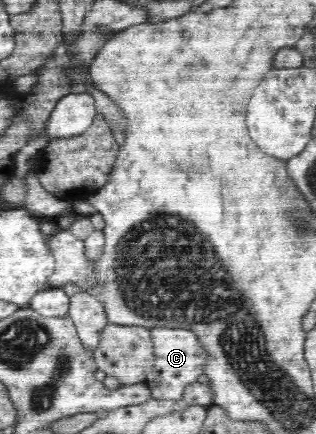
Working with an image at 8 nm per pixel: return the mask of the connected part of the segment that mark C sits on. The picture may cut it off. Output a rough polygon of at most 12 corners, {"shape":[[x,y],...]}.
{"shape":[[152,328],[145,383],[158,400],[183,399],[209,359],[193,329]]}

